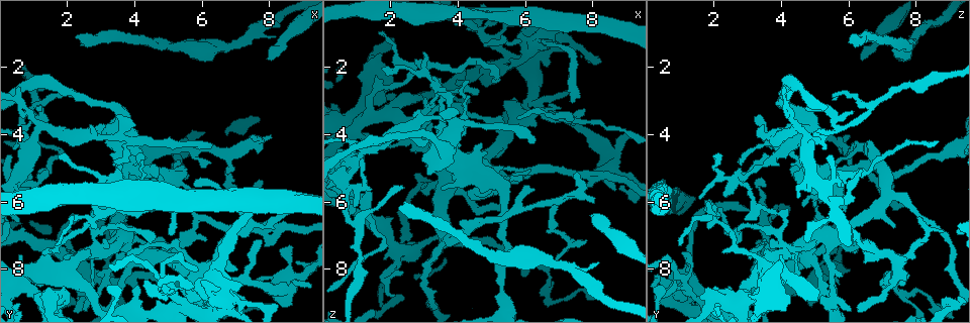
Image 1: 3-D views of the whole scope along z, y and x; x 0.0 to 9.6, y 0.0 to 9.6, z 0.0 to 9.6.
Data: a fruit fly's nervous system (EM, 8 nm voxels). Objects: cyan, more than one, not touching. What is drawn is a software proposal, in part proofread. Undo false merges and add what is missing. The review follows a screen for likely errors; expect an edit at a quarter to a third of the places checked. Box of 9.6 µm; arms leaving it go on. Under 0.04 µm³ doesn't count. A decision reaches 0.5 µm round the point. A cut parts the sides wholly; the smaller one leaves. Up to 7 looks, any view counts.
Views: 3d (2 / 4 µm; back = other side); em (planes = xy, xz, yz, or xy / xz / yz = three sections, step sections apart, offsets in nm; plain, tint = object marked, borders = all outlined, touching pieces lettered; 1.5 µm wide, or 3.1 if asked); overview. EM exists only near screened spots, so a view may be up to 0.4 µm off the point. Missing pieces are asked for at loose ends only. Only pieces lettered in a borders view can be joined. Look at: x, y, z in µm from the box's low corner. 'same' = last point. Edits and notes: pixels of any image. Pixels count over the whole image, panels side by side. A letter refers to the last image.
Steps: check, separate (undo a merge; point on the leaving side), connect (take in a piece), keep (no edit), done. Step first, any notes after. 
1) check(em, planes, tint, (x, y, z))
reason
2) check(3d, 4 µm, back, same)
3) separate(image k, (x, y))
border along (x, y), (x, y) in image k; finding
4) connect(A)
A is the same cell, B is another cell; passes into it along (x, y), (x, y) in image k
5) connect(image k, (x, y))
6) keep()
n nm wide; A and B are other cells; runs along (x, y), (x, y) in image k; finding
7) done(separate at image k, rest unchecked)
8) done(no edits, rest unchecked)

check(em, yz, step 8, tint, (2.50, 3.95, 3.80))
sudden change in width

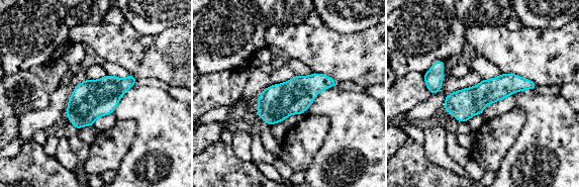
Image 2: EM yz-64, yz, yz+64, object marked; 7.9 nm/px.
check(em, planes, borders, same)

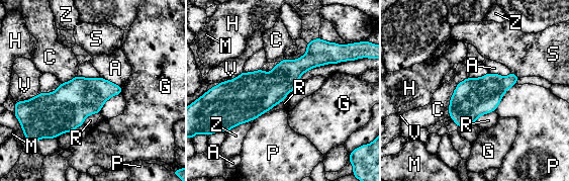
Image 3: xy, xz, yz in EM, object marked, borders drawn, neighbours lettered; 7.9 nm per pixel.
keep()
R touches over 360 nm; A, C, G, H, M, P, R, S, V and Z are other cells; border along (467, 78), (457, 85), (448, 113) in image 3; one neuron here

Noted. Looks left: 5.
check(em, xy, step 4, tint, (3.65, 7.25, 5.50))
sharp bend

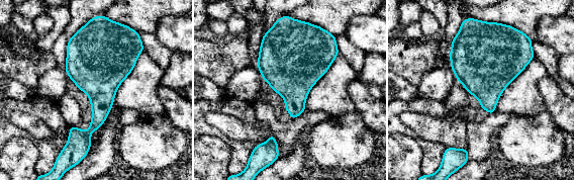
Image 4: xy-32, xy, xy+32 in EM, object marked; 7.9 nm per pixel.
check(em, planes, borders, same)

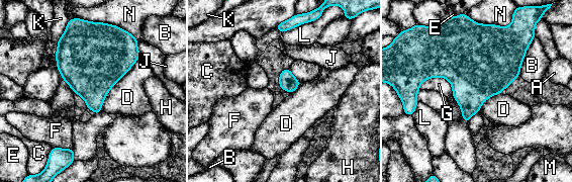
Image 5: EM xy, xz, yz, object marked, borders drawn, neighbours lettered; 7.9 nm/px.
keep()
A, B, C, D, E, F, G, H, J, K, L, M and N are other cells; one neuron here

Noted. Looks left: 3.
check(em, planes, tint, (8.05, 4.05, 5.95))
tapers out

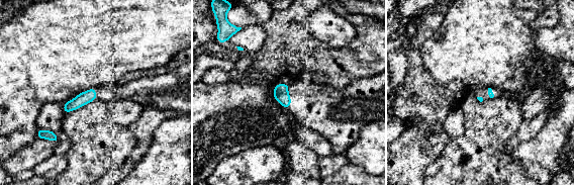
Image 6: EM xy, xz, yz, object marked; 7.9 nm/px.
check(em, planes, borders, same)

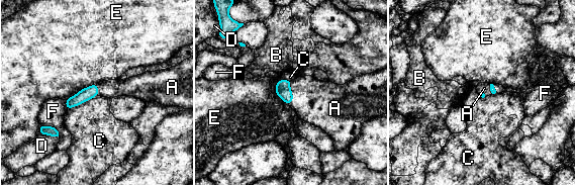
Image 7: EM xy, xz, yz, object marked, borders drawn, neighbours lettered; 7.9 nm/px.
connect(A)
A is the same cell, B, C, D, E and F are other cells; the neuron continues

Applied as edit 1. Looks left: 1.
done(connect at image 7, rest unchecked)

